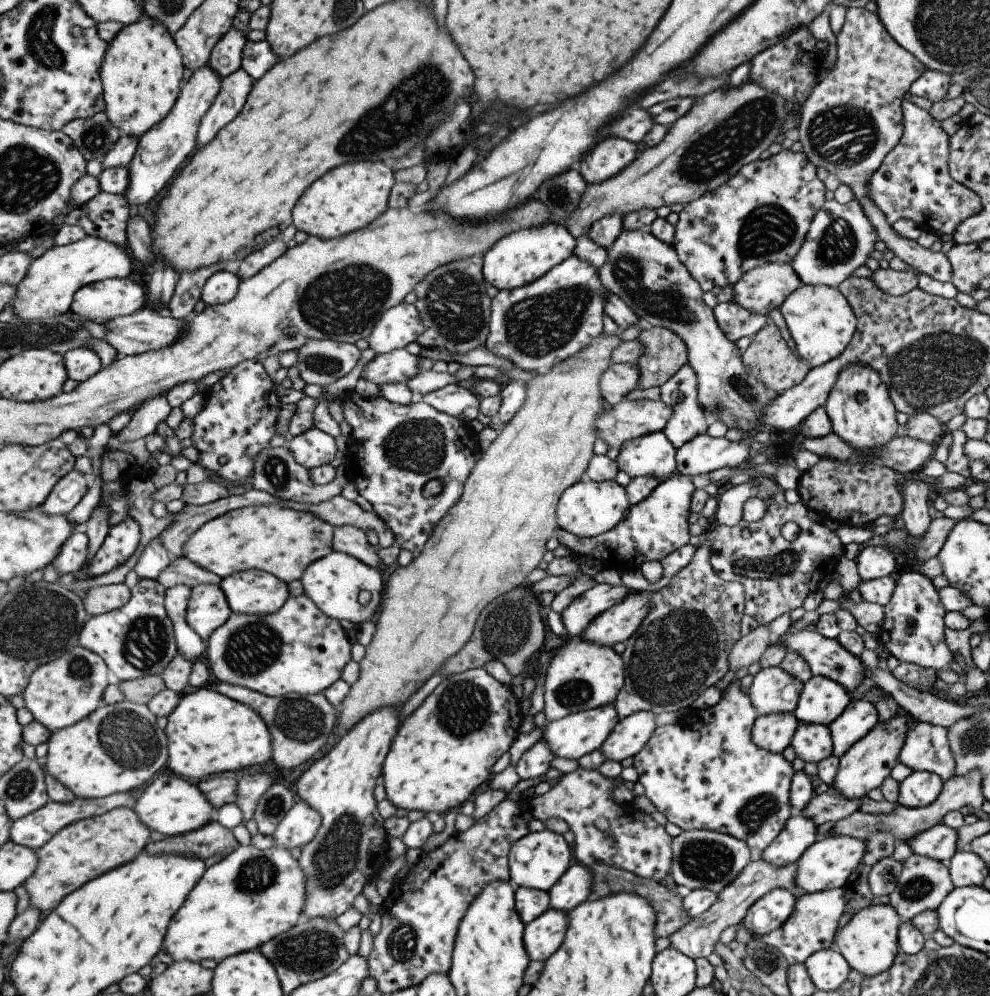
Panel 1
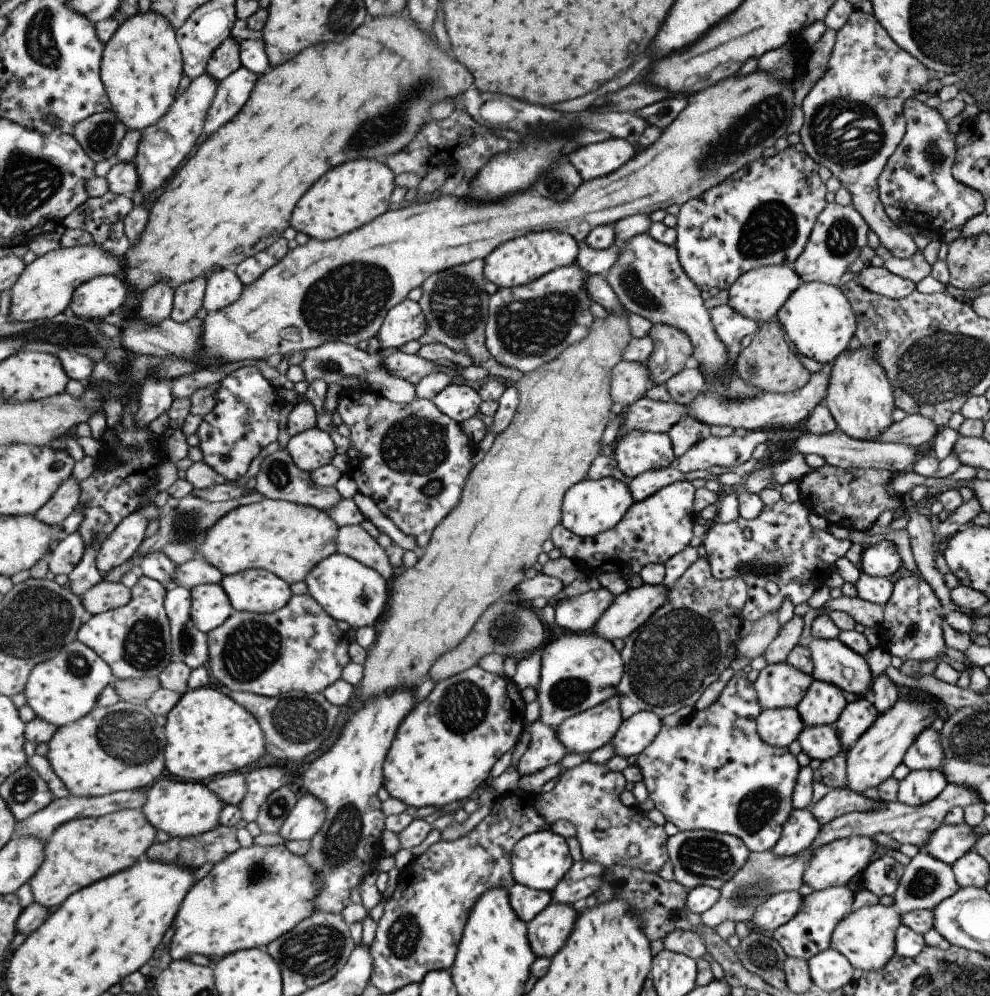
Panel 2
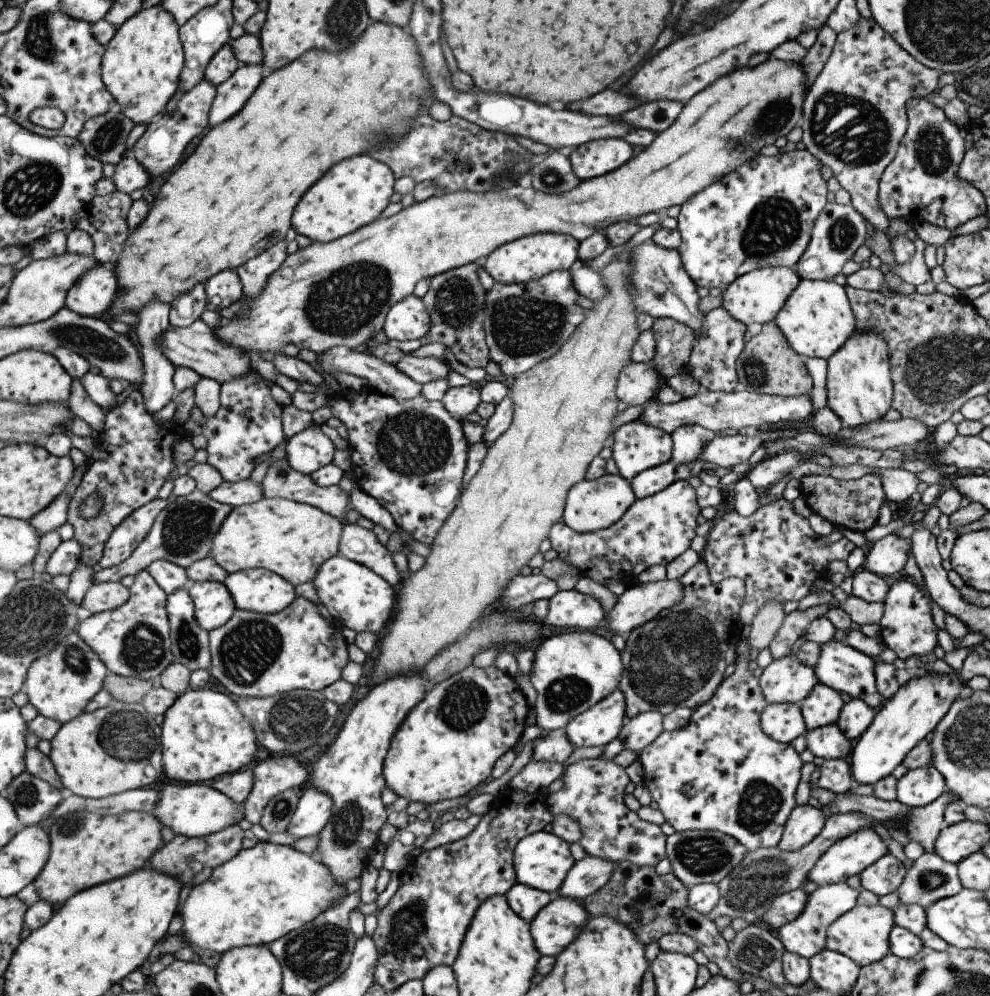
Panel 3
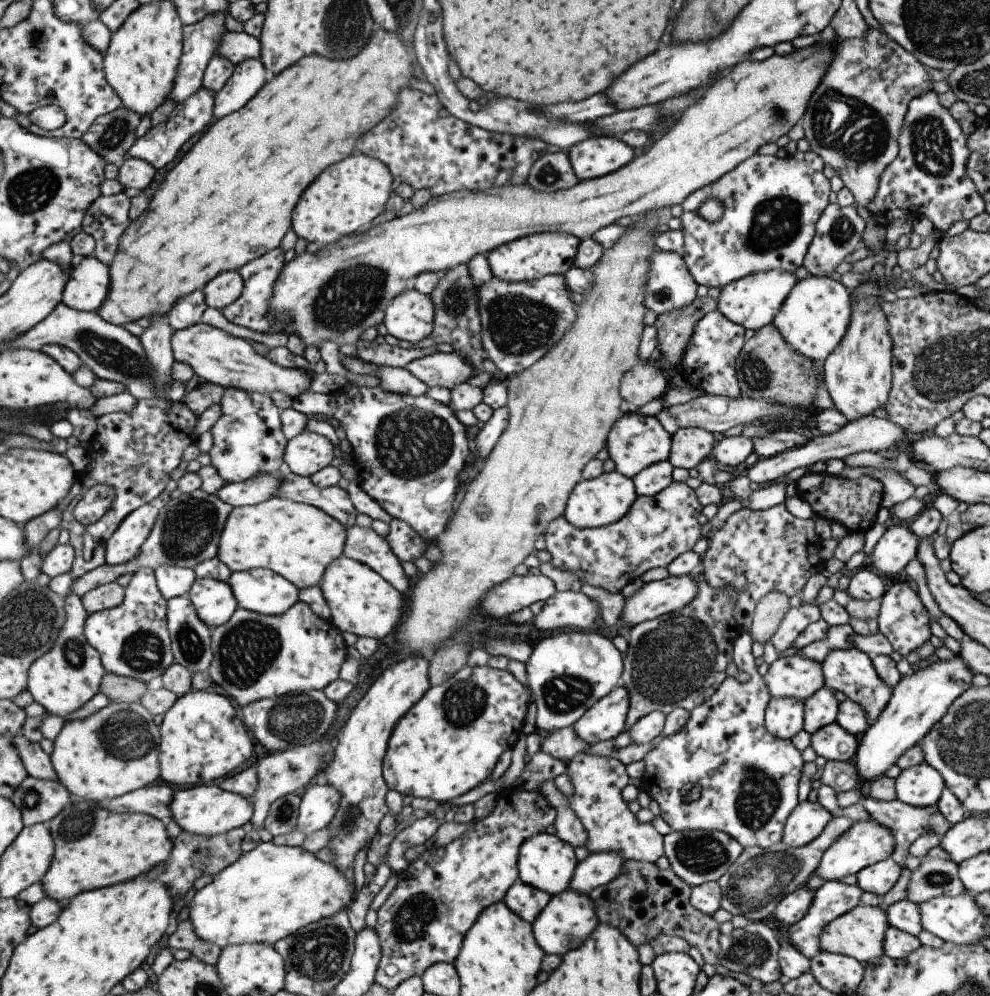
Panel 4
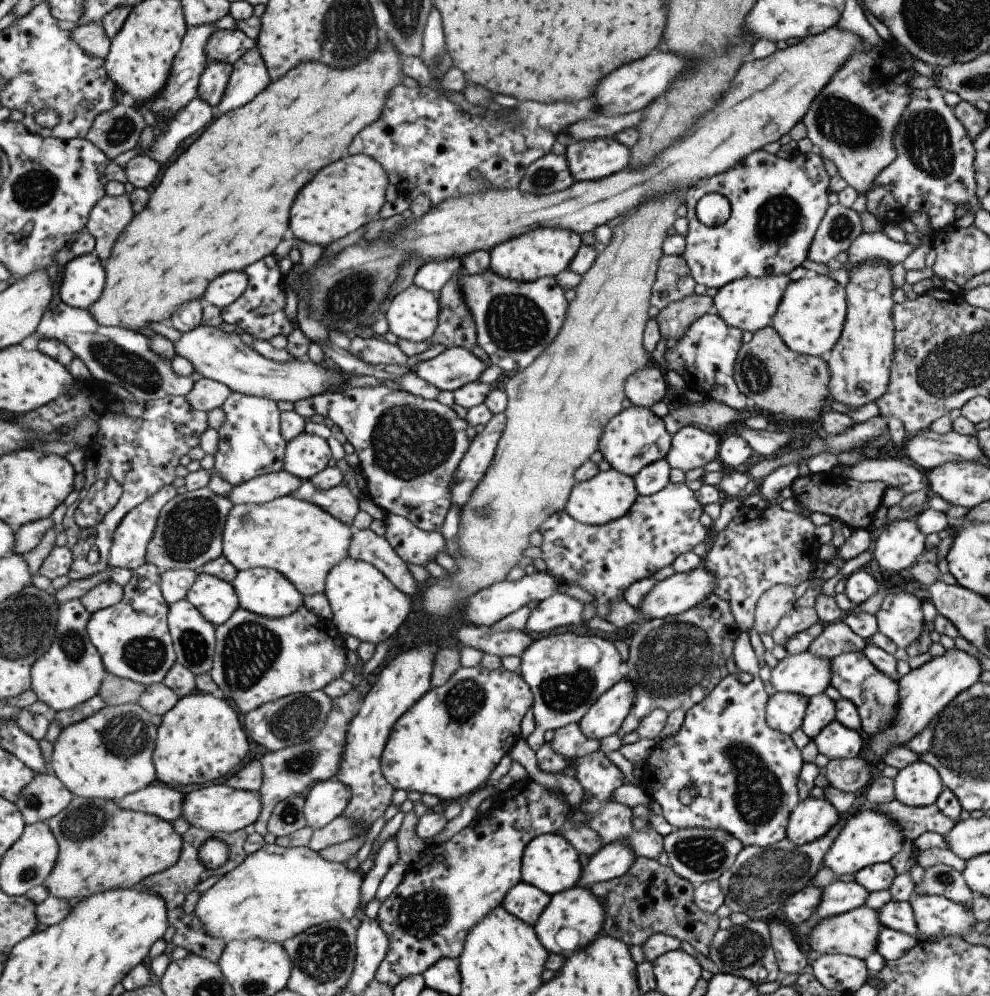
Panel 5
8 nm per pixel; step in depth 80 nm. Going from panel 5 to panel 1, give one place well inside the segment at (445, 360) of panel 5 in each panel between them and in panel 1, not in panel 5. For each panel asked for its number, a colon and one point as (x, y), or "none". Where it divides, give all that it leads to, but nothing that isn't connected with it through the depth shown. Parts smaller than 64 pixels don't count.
1: (399, 366)
2: (414, 368)
3: (425, 369)
4: (447, 370)

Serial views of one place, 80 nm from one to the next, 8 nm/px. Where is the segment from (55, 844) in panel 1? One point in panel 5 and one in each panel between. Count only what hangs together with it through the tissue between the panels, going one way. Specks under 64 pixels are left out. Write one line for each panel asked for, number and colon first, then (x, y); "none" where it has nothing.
2: (84, 851)
3: (88, 849)
4: (95, 848)
5: (104, 847)

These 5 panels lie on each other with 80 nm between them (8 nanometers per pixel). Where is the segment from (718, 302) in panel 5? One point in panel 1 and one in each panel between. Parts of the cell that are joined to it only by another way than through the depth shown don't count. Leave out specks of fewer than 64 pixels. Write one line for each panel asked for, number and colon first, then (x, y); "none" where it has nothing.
1: (758, 290)
2: (757, 294)
3: (757, 296)
4: (751, 302)

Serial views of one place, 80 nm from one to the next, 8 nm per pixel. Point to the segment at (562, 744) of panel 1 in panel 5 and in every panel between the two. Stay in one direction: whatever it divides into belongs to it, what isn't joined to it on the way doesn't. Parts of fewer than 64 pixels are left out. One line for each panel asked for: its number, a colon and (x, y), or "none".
2: (583, 732)
3: (600, 723)
4: (604, 720)
5: (606, 714)

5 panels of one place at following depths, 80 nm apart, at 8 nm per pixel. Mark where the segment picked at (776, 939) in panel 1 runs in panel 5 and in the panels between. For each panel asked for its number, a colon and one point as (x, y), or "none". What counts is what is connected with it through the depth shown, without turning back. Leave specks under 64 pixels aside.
2: (808, 932)
3: (804, 936)
4: (833, 898)
5: (838, 897)

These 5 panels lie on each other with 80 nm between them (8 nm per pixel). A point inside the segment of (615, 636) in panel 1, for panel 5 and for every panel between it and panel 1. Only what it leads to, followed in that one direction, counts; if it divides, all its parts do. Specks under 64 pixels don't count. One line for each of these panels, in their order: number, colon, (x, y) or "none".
2: (629, 610)
3: (639, 603)
4: (665, 596)
5: (679, 592)

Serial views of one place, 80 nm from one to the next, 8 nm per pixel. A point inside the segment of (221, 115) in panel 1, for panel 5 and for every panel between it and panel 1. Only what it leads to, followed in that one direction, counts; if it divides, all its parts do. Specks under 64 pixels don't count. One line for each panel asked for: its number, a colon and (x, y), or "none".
2: (233, 92)
3: (236, 91)
4: (251, 75)
5: (251, 76)

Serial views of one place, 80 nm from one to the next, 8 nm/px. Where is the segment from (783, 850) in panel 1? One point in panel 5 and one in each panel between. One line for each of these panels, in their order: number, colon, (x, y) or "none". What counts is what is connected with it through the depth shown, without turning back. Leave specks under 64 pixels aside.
2: (798, 831)
3: (804, 822)
4: (806, 821)
5: (812, 818)

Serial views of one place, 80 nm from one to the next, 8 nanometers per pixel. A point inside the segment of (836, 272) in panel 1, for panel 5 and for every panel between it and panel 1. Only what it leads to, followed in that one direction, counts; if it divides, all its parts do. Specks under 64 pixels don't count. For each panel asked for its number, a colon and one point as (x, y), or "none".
2: (839, 232)
3: (838, 230)
4: (838, 231)
5: (839, 226)

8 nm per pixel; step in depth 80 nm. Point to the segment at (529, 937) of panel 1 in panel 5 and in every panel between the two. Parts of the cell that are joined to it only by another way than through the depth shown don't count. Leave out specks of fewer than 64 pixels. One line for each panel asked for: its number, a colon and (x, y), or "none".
2: (547, 931)
3: (558, 923)
4: (571, 913)
5: (576, 907)

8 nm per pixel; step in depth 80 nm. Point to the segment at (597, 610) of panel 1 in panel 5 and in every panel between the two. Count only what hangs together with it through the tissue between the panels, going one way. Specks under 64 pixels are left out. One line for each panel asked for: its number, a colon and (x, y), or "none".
2: (578, 613)
3: (566, 609)
4: (563, 608)
5: (556, 610)

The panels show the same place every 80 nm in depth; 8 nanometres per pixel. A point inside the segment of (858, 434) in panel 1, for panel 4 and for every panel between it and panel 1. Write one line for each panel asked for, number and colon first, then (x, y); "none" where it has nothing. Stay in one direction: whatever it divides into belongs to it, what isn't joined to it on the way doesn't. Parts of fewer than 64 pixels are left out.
2: (858, 395)
3: (858, 385)
4: (856, 373)

